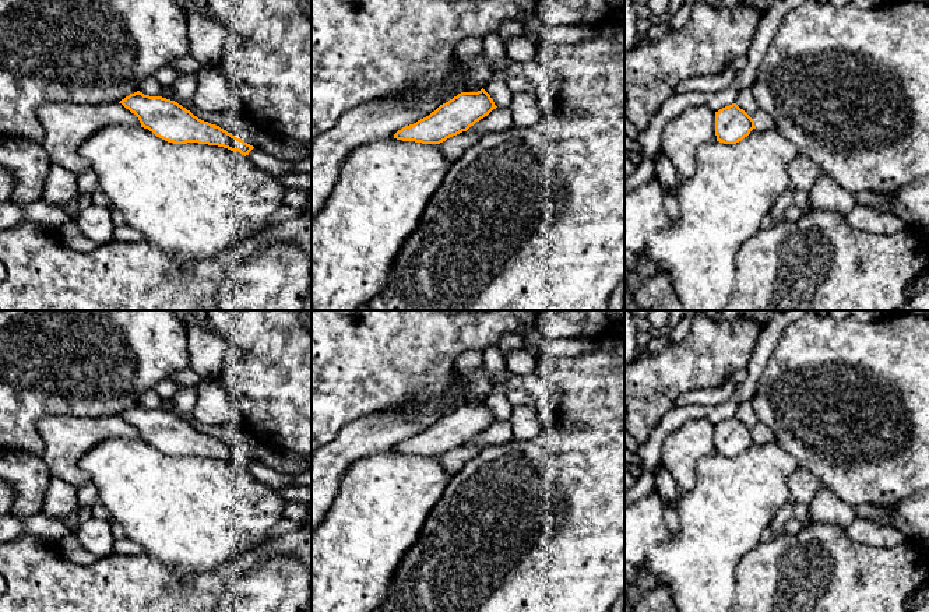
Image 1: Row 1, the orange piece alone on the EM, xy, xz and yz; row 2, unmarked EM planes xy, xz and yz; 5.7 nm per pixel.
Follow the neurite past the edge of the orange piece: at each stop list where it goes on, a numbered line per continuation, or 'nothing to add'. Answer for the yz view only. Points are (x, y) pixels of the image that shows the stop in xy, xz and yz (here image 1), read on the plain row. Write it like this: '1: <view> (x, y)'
nothing to add

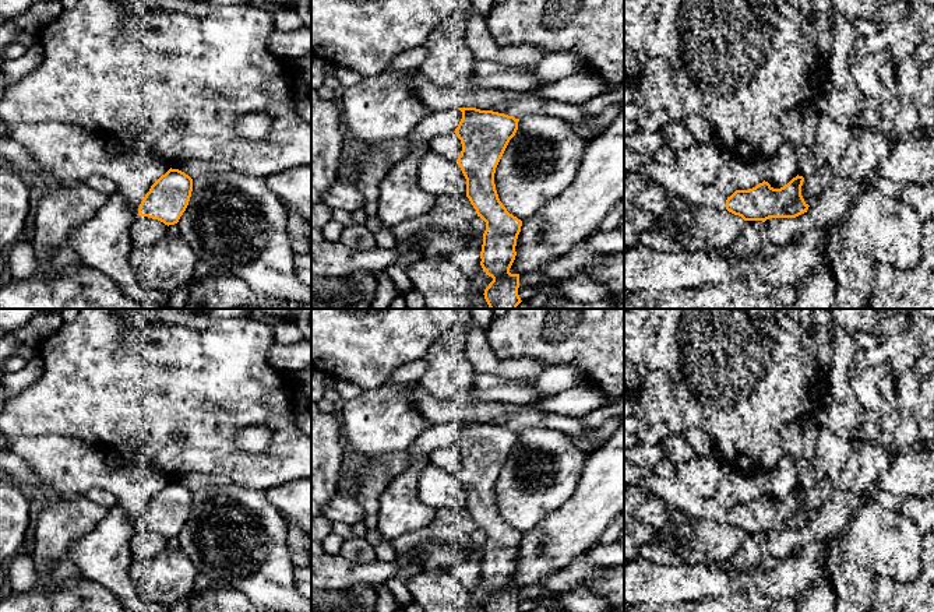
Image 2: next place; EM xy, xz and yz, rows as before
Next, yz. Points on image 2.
1: yz (669, 491)

